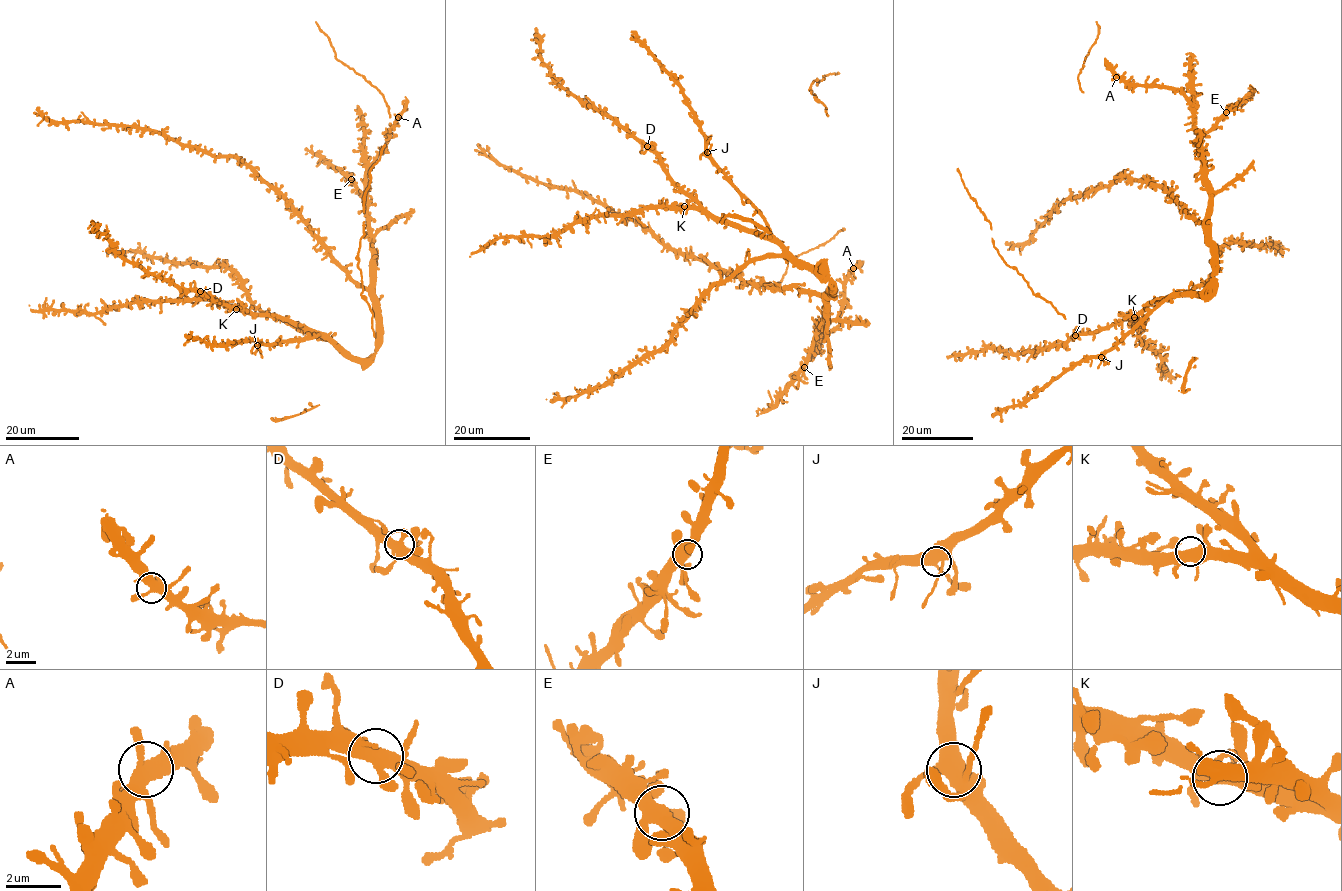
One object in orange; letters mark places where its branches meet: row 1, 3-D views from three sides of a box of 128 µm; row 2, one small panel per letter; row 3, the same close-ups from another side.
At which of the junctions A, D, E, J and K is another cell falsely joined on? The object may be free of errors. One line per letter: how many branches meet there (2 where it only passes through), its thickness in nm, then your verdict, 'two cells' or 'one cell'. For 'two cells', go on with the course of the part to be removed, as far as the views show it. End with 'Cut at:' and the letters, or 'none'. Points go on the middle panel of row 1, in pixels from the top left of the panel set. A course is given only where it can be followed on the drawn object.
A: 5 branches meet; 440 nm thick; one cell
D: 5 branches meet; 440 nm thick; one cell
E: 5 branches meet; 480 nm thick; one cell
J: 5 branches meet; 480 nm thick; one cell
K: 5 branches meet; 440 nm thick; one cell
Cut at: none

